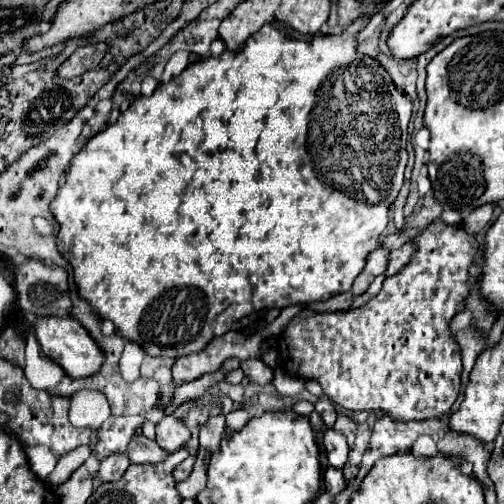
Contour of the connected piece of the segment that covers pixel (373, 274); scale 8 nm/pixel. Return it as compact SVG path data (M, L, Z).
M378 247L376 251L372 251L372 253L368 255L368 261L366 261L364 271L362 271L362 273L356 277L356 281L354 281L352 297L362 295L362 293L368 289L368 285L370 285L378 275L382 275L382 273L384 273L386 263L388 263L388 253L390 253L388 249Z

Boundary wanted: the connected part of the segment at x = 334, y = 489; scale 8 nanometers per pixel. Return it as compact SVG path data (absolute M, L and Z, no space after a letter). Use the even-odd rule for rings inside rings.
M328 467L326 473L324 473L324 485L326 485L326 491L328 491L332 497L338 495L338 493L346 487L346 481L344 481L344 475L342 475L342 469Z

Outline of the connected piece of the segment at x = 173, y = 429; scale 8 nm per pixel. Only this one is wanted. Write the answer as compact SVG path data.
M176 419L176 423L172 425L162 425L162 423L156 425L156 443L168 453L178 451L182 445L188 443L188 439L190 431L180 419Z

